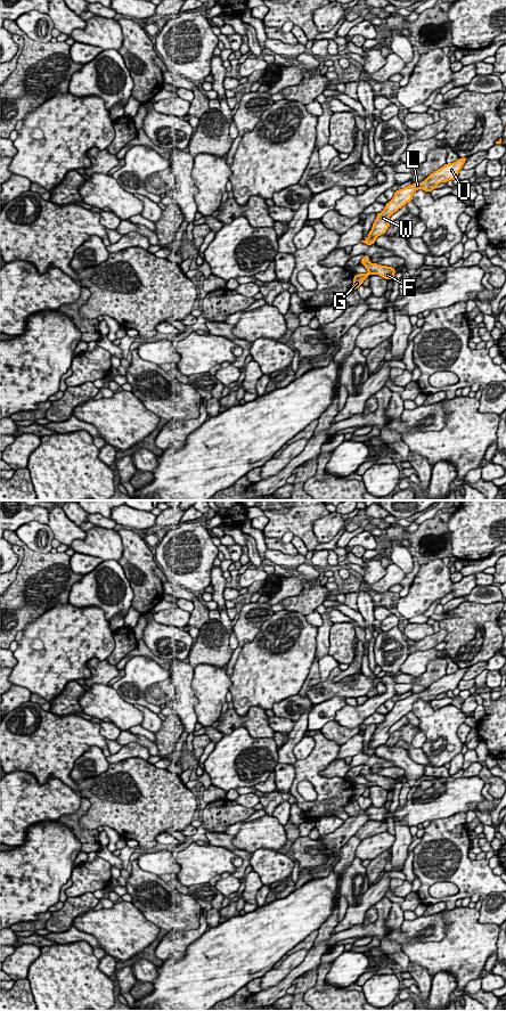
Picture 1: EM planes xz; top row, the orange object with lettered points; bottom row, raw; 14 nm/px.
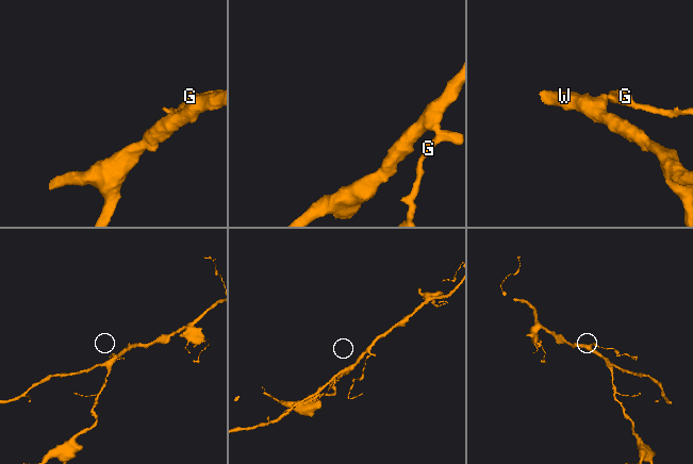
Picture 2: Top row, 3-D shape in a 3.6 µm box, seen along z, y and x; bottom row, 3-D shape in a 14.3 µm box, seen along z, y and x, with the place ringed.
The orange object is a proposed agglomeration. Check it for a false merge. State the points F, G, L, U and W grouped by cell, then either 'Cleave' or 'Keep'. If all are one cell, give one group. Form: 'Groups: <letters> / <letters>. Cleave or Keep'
Groups: F G L U W. Keep

